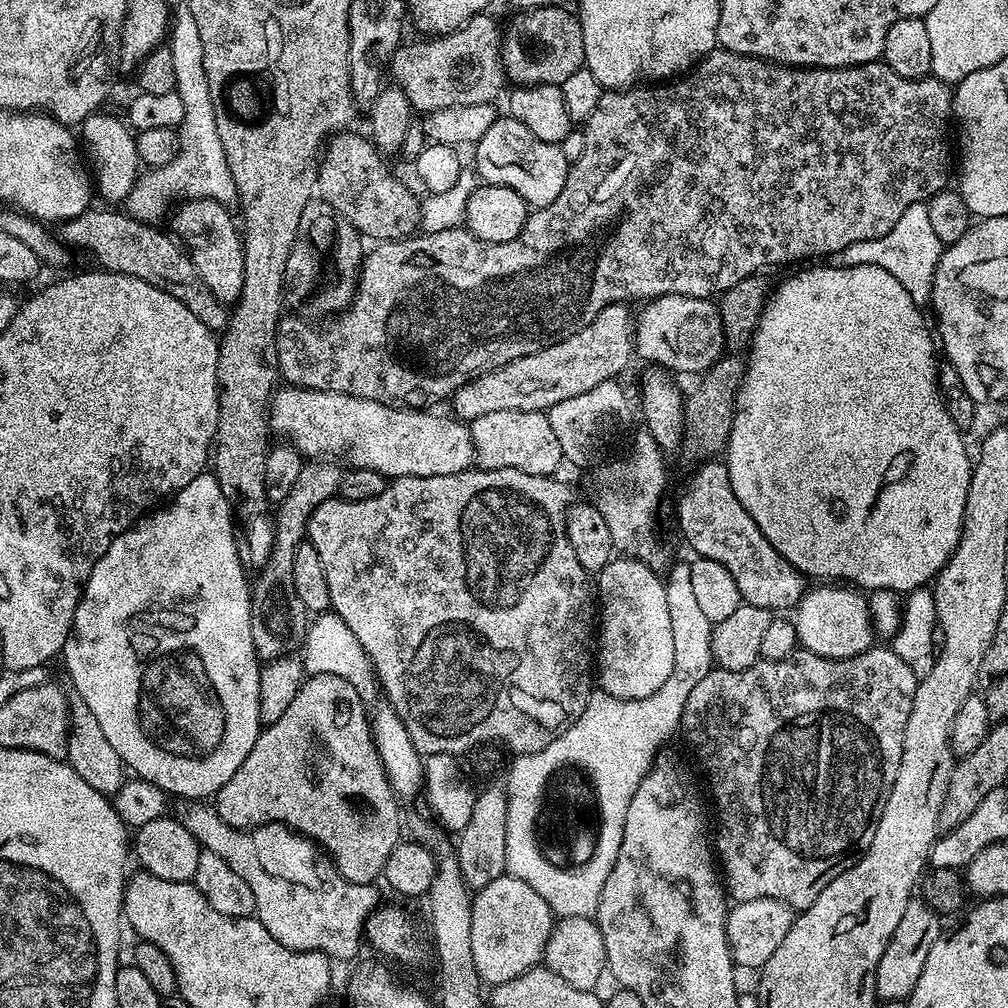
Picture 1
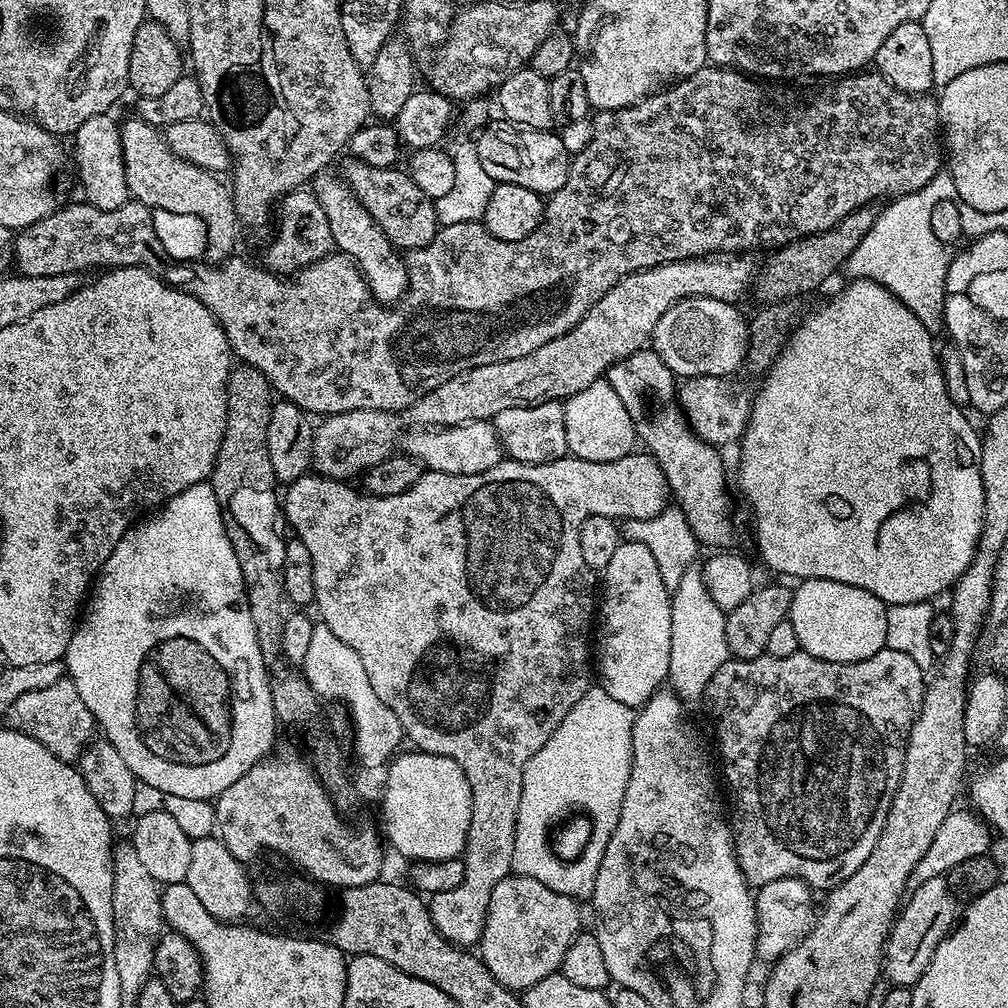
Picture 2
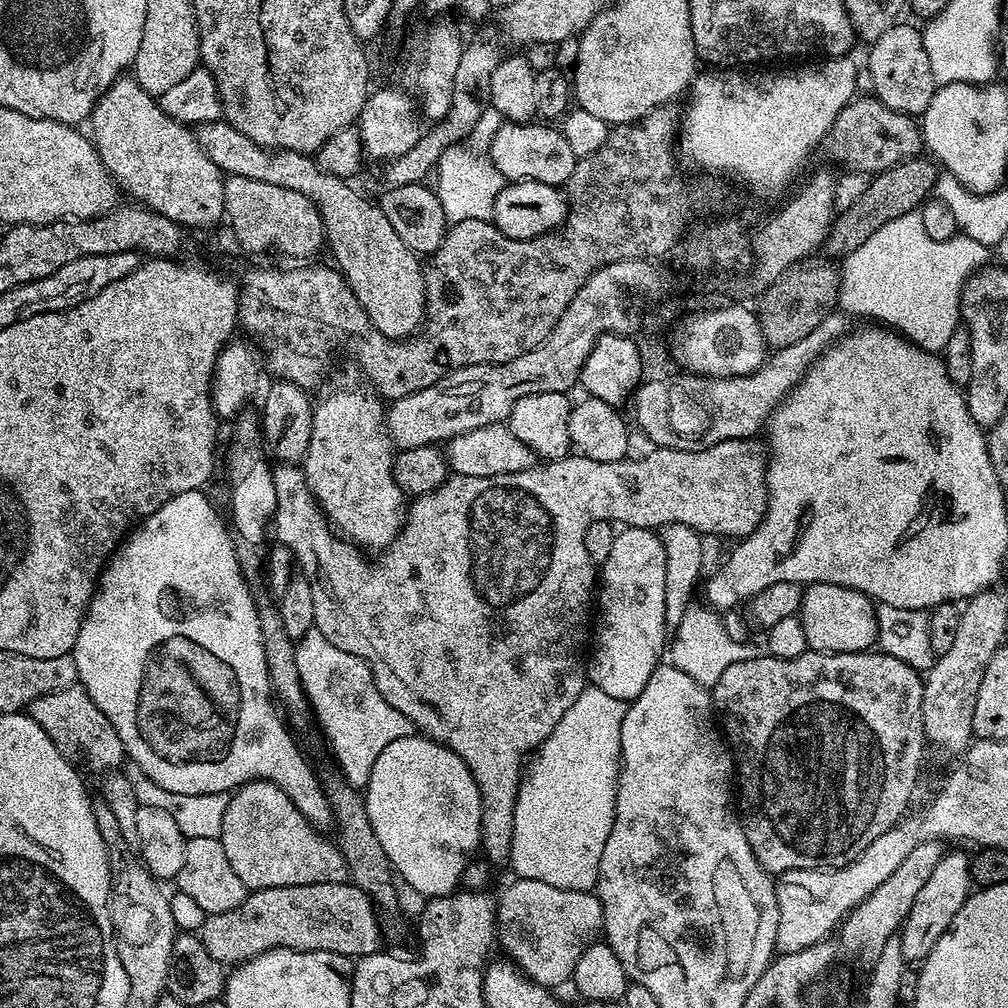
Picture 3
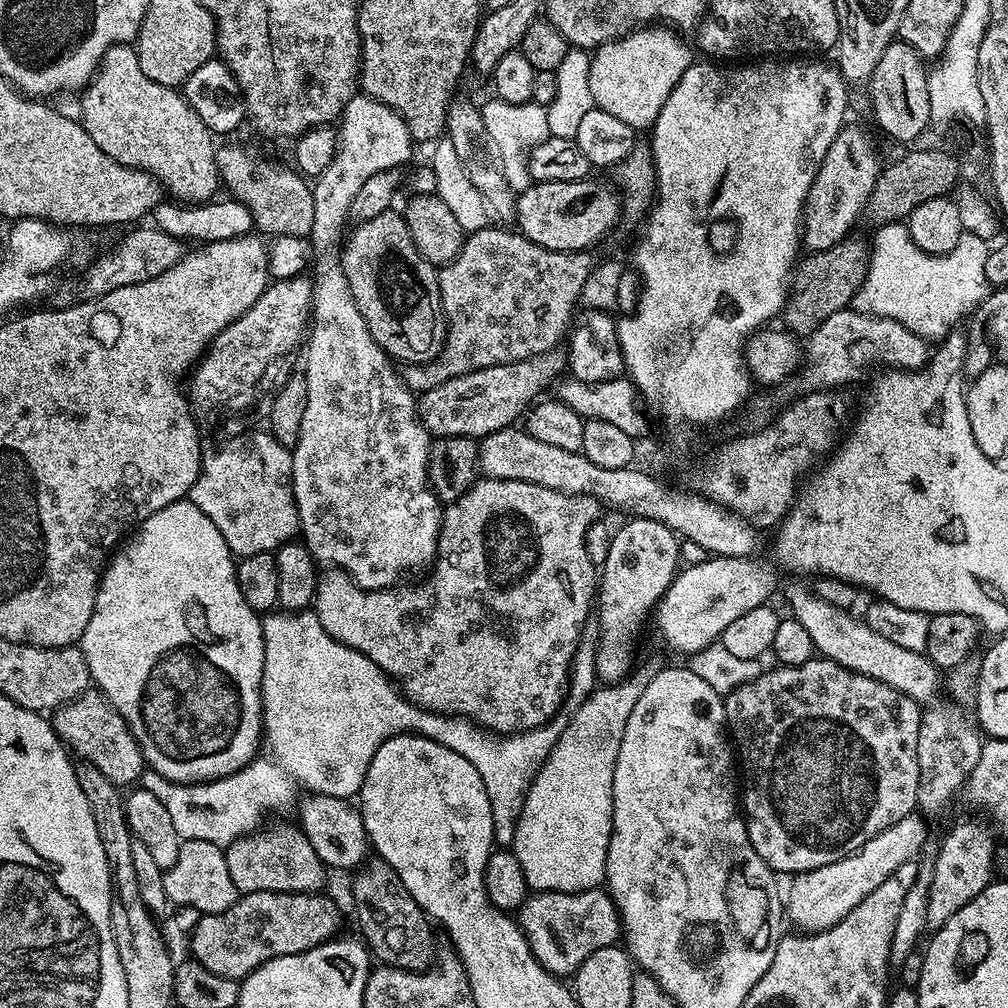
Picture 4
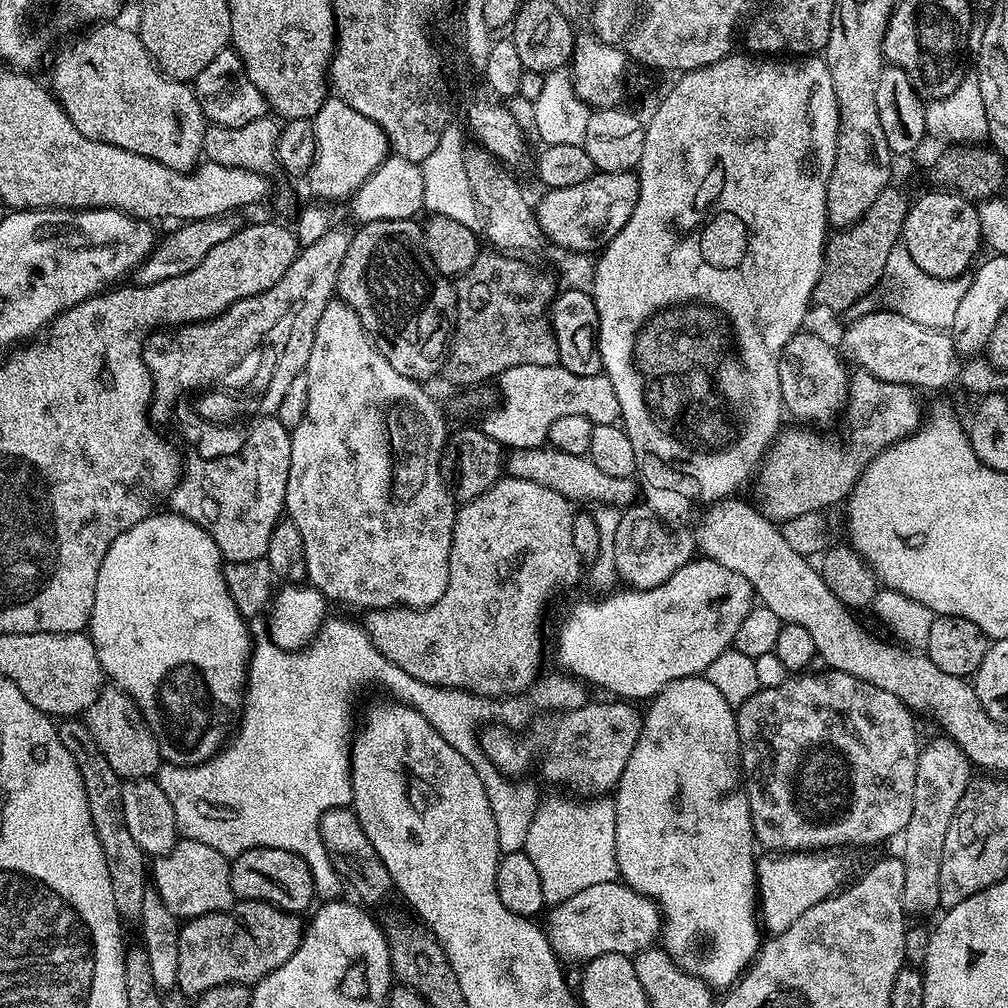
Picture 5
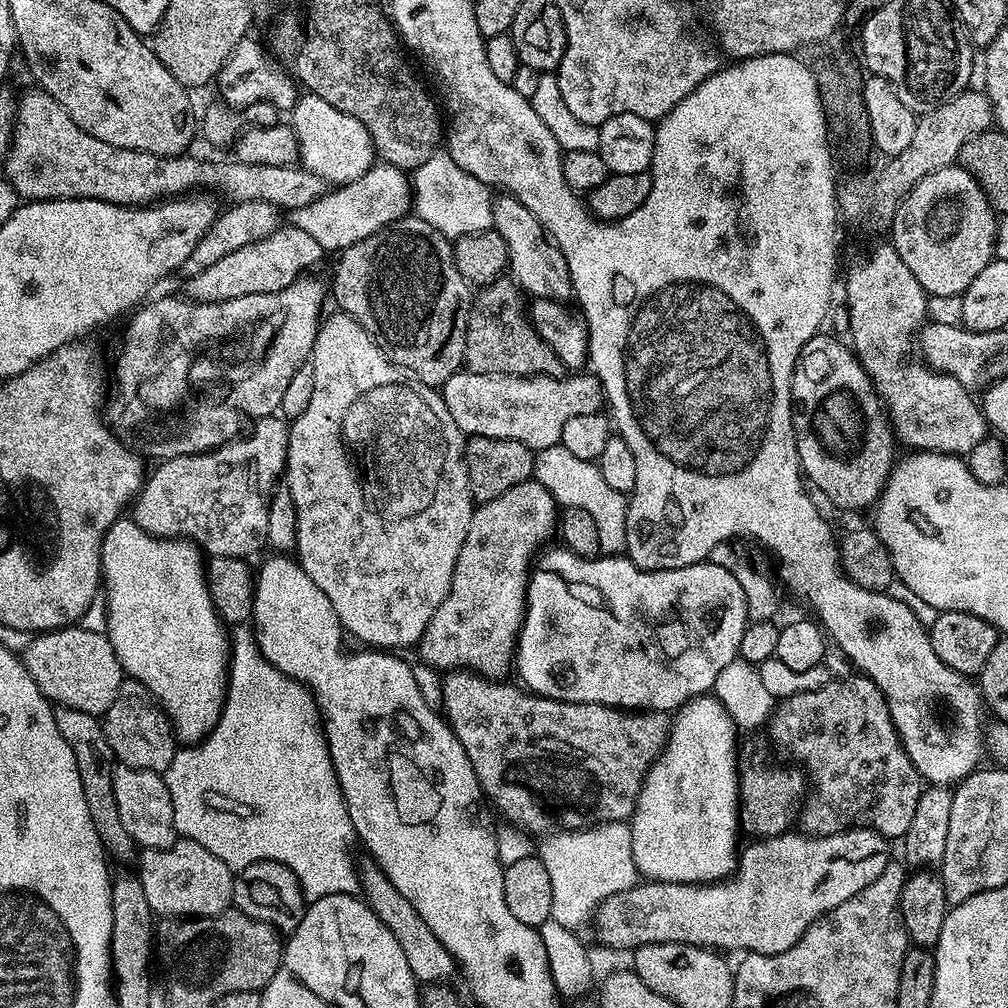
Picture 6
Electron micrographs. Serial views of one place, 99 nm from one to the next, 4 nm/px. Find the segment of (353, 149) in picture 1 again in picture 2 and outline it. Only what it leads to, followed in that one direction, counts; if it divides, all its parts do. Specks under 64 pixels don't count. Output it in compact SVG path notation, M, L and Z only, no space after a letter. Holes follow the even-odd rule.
M348 158L342 179L397 249L421 248L429 244L438 231L436 202L415 185L407 171L398 171L395 167L375 168L364 161Z

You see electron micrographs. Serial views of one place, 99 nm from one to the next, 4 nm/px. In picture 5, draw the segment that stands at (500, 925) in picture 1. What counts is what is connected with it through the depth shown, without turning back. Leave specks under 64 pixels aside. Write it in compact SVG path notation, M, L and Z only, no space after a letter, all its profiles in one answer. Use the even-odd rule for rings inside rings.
M619 879L598 882L598 886L581 890L579 894L574 894L574 898L555 905L547 916L548 941L557 957L564 962L587 962L602 954L633 957L637 952L653 947L662 932L659 904L648 896L638 894L630 885Z

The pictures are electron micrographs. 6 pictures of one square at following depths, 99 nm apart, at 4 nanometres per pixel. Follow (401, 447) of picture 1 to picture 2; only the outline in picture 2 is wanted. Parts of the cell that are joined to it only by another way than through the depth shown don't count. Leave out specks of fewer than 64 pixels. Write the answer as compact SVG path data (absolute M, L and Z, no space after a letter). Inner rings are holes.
M471 420L468 424L459 424L449 428L422 428L416 426L408 431L405 431L402 436L403 455L413 456L429 472L482 474L482 470L490 470L490 466L498 466L506 456L503 446L500 445L495 423L486 420Z

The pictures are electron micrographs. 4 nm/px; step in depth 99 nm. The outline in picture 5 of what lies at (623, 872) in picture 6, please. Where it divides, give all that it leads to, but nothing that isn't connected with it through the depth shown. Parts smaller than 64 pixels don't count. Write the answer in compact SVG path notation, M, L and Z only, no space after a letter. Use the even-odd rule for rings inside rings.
M556 796L545 804L543 801L537 807L524 843L523 852L534 862L538 878L542 878L542 894L548 906L566 902L581 890L598 886L598 882L610 882L618 876L614 846L615 803L608 798L564 796Z

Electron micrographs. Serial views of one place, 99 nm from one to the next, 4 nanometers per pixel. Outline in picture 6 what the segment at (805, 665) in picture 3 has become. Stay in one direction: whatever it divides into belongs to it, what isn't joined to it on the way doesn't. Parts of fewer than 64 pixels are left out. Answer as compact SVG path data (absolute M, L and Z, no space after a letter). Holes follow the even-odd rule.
M863 674L851 675L845 680L833 678L818 690L796 692L793 696L783 697L775 705L771 719L766 724L766 732L792 759L789 761L806 769L810 791L798 813L798 824L807 835L829 836L859 826L873 828L889 838L900 838L907 832L914 818L914 810L918 810L922 777L900 742L882 690L878 690L876 683Z

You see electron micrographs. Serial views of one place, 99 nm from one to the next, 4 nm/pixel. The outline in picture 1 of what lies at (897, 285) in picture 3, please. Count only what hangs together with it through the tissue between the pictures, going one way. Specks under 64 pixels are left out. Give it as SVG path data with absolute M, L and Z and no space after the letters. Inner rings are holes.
M915 204L906 210L903 220L894 222L894 226L885 234L866 242L854 242L846 246L846 250L838 253L838 260L845 268L850 266L882 266L889 274L894 274L902 286L914 298L914 302L924 306L932 299L932 283L936 267L940 261L942 245L940 239L934 234L930 222L926 219L924 204Z

